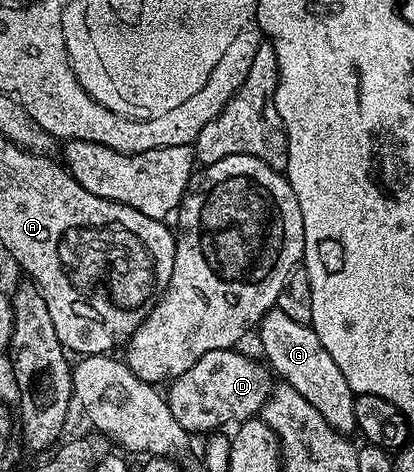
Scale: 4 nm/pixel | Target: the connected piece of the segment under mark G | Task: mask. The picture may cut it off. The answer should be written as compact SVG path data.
M274 308L261 319L258 326L260 333L260 345L264 348L263 360L270 366L271 372L283 384L294 387L302 399L313 404L322 417L339 433L352 435L357 432L356 419L354 417L354 403L356 397L353 394L350 383L346 383L346 375L338 371L338 363L330 359L330 351L322 347L322 339L312 329L311 325L297 323L290 319L282 310Z

